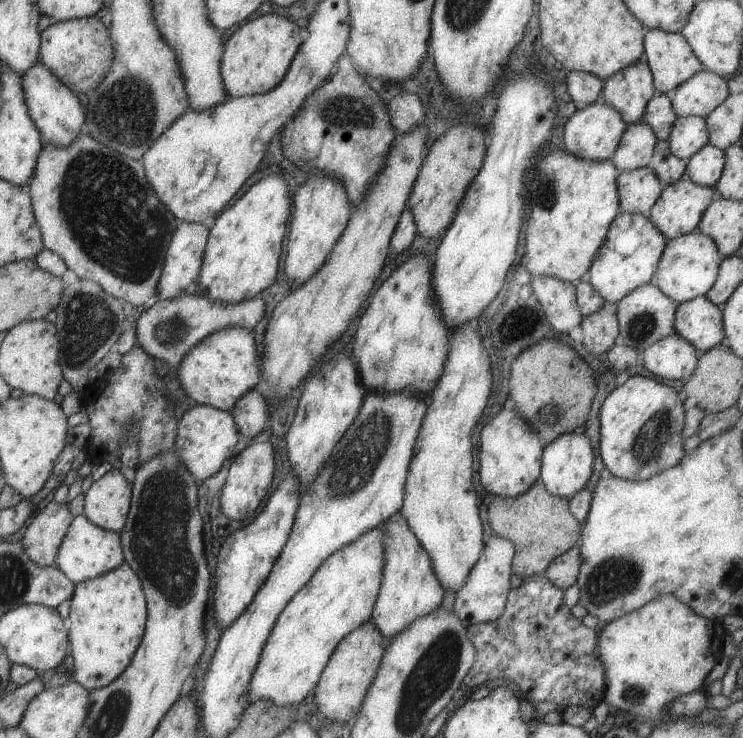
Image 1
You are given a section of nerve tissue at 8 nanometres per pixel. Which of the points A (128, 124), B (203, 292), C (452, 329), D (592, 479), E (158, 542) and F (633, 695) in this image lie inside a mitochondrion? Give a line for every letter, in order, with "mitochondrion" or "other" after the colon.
A: mitochondrion
B: other
C: other
D: other
E: mitochondrion
F: mitochondrion

